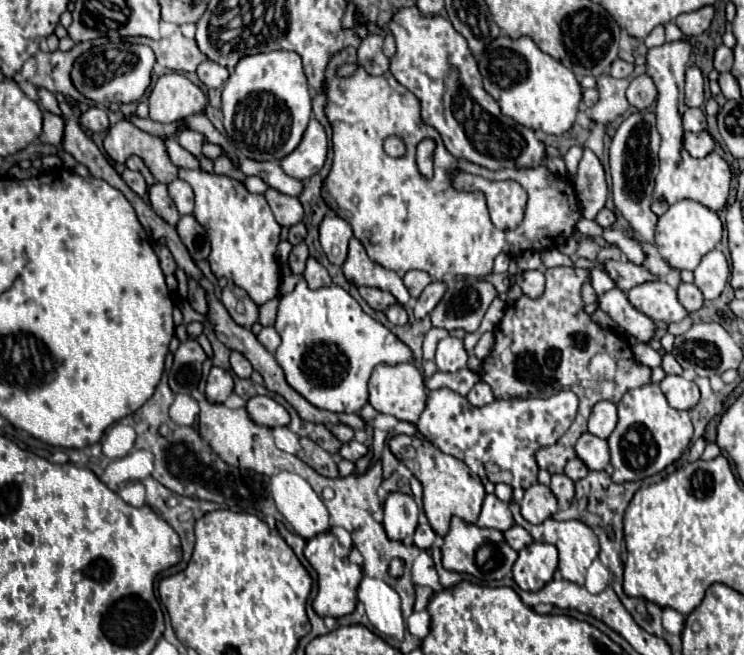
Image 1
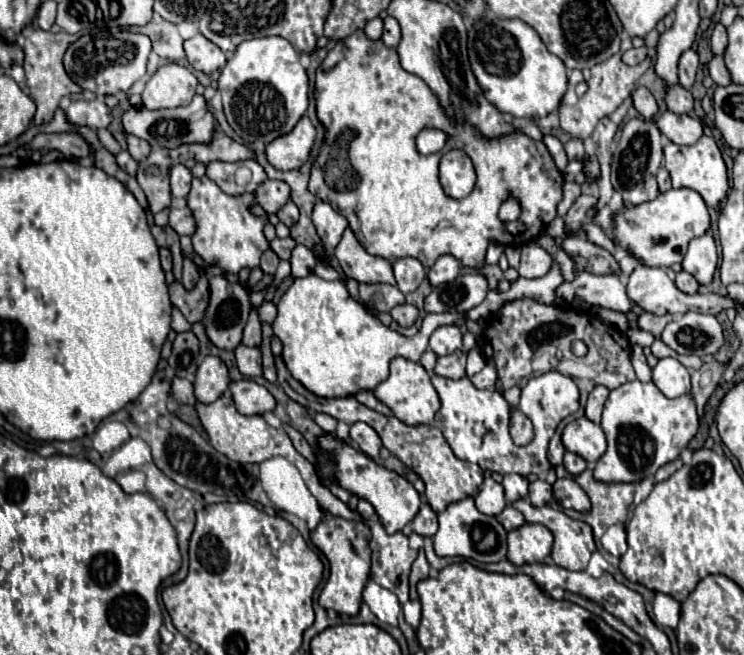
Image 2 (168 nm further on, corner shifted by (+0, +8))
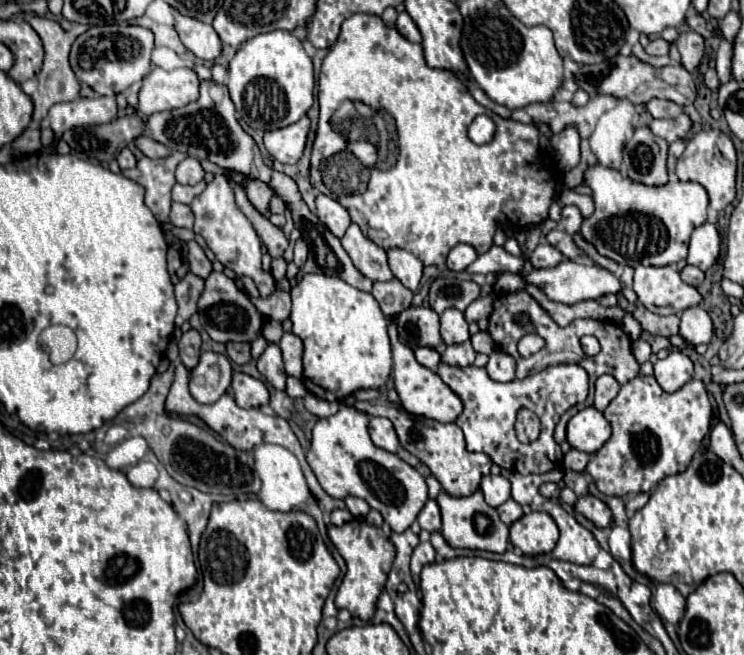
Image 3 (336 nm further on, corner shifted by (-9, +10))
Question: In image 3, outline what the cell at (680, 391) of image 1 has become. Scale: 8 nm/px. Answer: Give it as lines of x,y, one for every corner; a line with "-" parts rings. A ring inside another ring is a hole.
673,351
665,359
655,361
655,379
663,391
673,393
693,377
693,363
683,351

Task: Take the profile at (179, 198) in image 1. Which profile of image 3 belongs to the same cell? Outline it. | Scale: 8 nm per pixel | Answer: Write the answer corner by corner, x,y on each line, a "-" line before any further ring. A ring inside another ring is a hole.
185,157
179,165
177,165
177,171
175,171
175,179
177,183
181,185
195,185
203,179
205,171
201,167
201,163
193,157

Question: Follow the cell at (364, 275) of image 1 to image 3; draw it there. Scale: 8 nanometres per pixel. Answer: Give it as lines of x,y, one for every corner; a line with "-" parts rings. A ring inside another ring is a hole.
351,223
347,233
341,239
343,249
349,253
353,265
371,281
389,281
393,279
393,273
387,265
385,249
375,245
371,239
367,239
359,225

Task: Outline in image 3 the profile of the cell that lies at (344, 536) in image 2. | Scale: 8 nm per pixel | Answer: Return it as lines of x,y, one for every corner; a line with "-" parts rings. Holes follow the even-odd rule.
351,519
349,523
341,527
329,527
329,539
337,547
337,551
343,555
347,563
345,579
337,591
335,605
337,609
347,609
353,617
359,617
363,621
369,621
375,613
375,605
379,599
379,593
385,589
395,554
383,554
386,537
379,528
369,525
365,519

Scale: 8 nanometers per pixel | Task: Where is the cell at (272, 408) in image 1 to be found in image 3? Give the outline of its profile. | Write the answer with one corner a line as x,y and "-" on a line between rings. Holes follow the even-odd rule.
233,373
233,383
231,383
233,391
235,391
235,403
239,407
259,407
269,403
269,393
267,387
263,385
263,381
245,375
245,373

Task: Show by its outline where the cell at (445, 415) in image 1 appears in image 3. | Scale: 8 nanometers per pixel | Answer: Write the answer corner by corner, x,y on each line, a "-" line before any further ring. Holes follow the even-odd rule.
439,363
437,375
463,399
465,409
457,417
457,425
463,429
469,451
487,453
495,465
521,475
547,473
563,463
561,447
553,439
553,429
559,417
573,405
587,399
587,371
579,365
555,365
547,367
531,377
513,379
507,383
493,381
485,367
451,367
-
519,409
531,409
541,419
541,435
537,441
523,445
515,437
515,417

